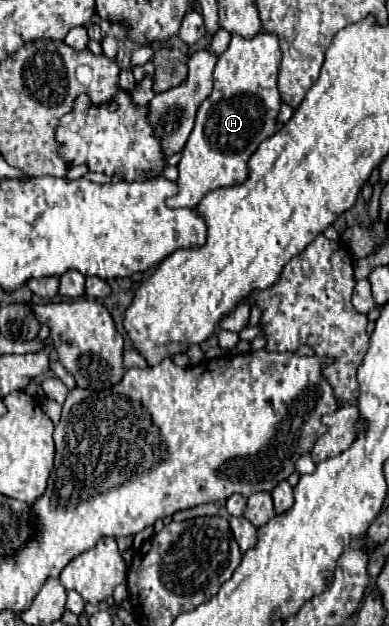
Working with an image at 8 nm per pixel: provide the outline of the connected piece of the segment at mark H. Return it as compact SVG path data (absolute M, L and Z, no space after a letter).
M256 34L254 38L246 40L240 36L232 36L232 42L228 50L218 58L216 70L214 70L214 90L212 94L202 102L198 108L194 130L182 150L182 160L178 164L178 194L168 198L166 204L172 208L196 208L200 200L216 190L216 188L228 188L242 184L248 176L248 160L258 148L258 144L266 138L270 138L276 132L276 116L280 110L280 94L278 94L278 66L280 66L280 46L278 38L274 34Z

